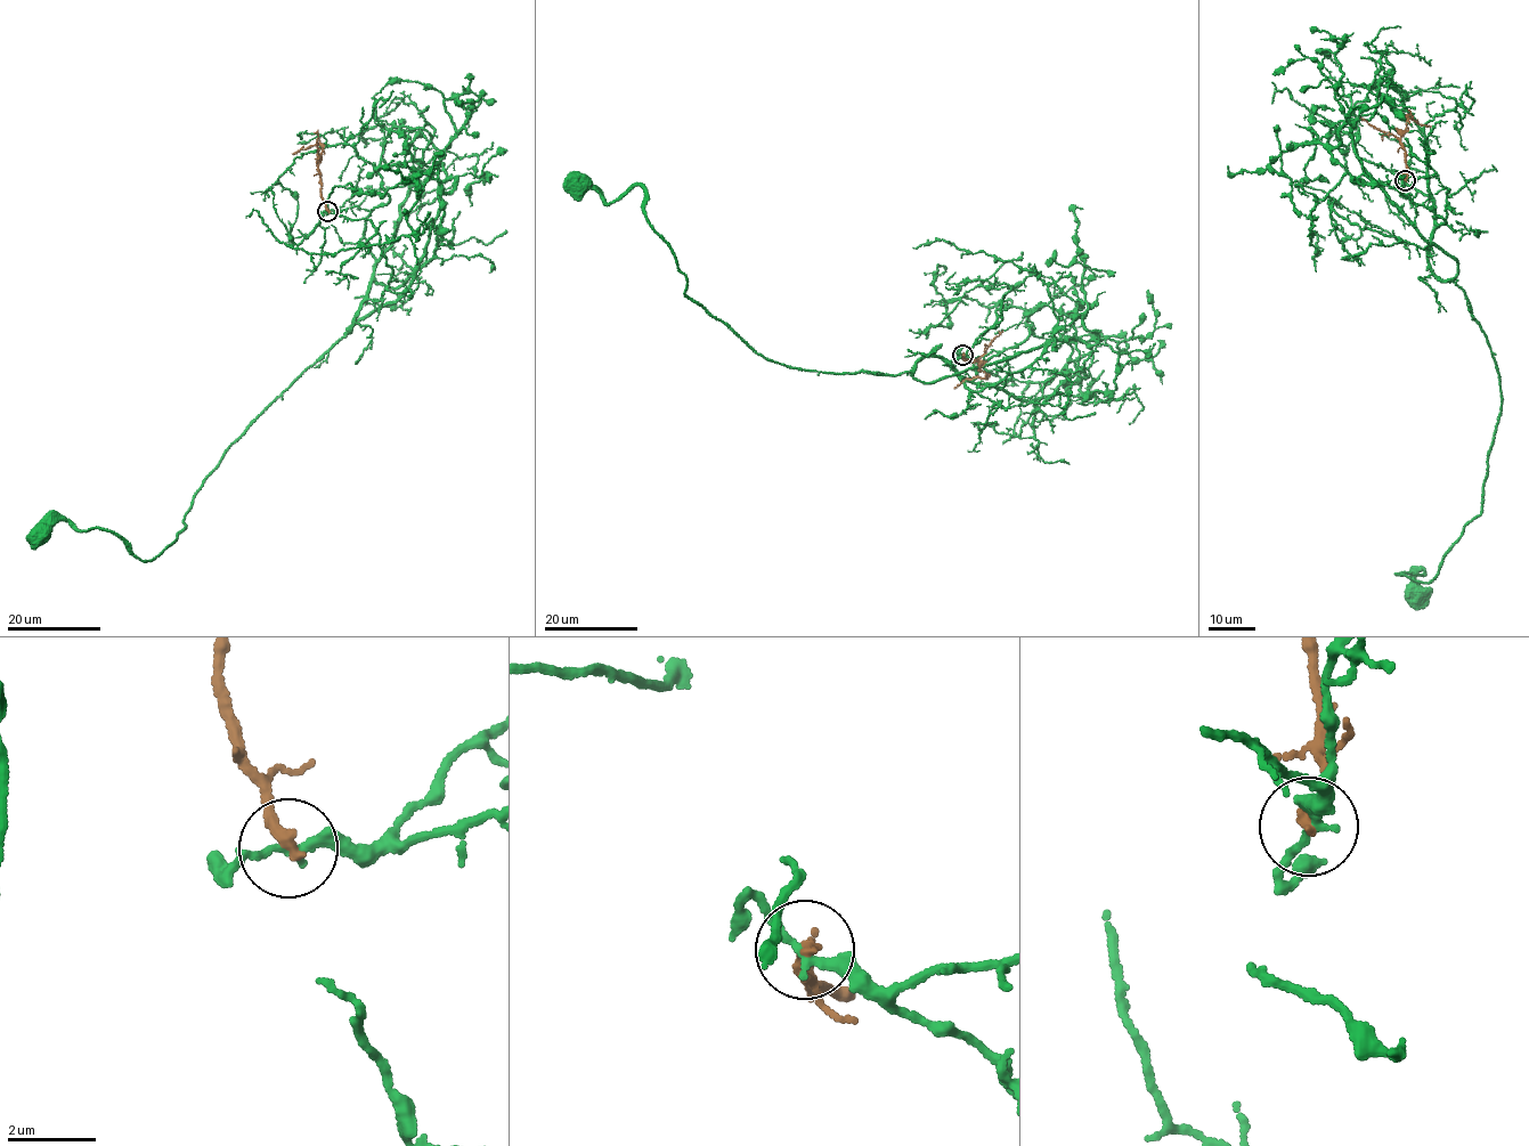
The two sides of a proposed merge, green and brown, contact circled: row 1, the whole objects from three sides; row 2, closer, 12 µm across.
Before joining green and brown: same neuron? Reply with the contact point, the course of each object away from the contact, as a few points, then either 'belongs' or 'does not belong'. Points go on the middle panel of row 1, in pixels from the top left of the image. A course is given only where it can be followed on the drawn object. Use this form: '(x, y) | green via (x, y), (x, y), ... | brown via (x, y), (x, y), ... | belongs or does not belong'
(962, 355) | green via (962, 355), (999, 352), (972, 382), (769, 360), (684, 293), (639, 185), (576, 185) | brown via (962, 355), (972, 363), (975, 360), (987, 374), (964, 380), (954, 389) | does not belong

